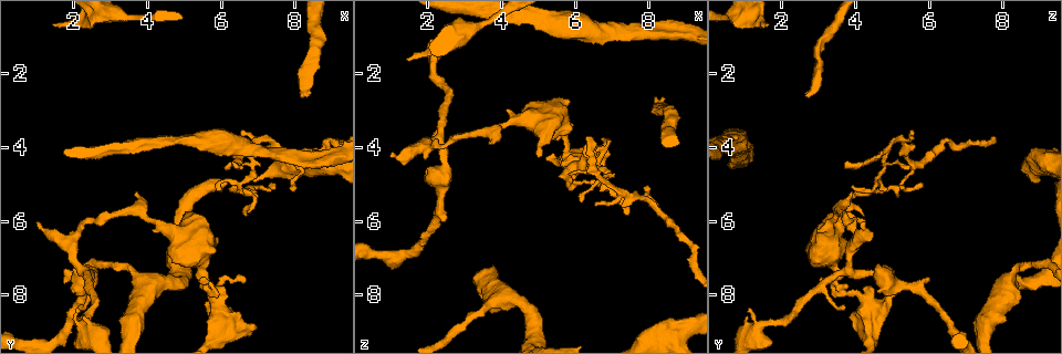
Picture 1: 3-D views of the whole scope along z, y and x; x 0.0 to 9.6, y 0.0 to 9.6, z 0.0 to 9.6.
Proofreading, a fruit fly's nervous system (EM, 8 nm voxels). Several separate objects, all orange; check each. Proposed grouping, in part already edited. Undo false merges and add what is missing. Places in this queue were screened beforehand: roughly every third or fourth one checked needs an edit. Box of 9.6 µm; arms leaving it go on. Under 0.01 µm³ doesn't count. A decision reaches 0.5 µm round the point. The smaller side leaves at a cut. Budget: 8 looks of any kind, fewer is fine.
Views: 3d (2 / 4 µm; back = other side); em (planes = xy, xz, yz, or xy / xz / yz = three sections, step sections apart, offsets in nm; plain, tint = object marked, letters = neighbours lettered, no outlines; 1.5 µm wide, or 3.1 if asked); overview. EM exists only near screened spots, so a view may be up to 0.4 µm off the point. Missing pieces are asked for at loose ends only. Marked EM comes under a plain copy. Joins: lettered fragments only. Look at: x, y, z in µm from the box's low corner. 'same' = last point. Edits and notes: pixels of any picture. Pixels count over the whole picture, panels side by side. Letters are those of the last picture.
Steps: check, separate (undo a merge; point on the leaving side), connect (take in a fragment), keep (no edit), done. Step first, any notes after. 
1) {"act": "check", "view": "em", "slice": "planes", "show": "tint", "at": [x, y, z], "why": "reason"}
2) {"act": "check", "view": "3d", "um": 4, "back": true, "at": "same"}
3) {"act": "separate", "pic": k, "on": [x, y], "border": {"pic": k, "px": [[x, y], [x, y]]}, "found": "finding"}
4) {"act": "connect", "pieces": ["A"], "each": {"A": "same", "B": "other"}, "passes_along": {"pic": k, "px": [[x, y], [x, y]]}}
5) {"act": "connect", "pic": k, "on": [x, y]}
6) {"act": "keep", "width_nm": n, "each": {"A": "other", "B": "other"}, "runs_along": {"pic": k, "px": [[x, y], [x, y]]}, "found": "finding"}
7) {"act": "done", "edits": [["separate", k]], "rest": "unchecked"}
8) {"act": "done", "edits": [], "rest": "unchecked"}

{"act": "check", "view": "3d", "um": 4, "back": true, "at": [6.75, 3.95, 4.85], "why": "branch point"}

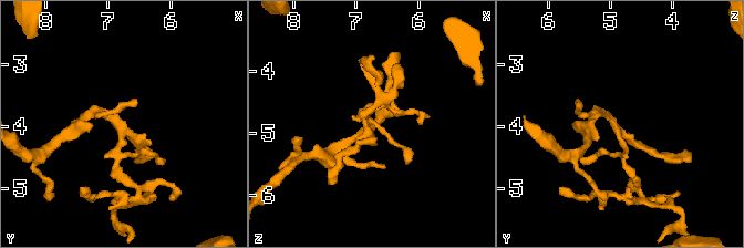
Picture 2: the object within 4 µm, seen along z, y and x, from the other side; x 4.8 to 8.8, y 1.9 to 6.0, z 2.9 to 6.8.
{"act": "check", "view": "em", "slice": "planes", "show": "tint", "at": [6.75, 4.00, 4.90], "why": "need the tissue"}

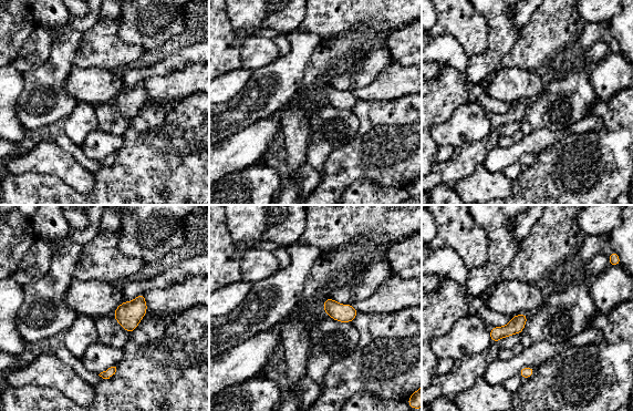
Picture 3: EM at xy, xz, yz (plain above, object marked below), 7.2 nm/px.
{"act": "check", "view": "em", "slice": "planes", "show": "letters", "at": "same", "why": "what lies round it"}

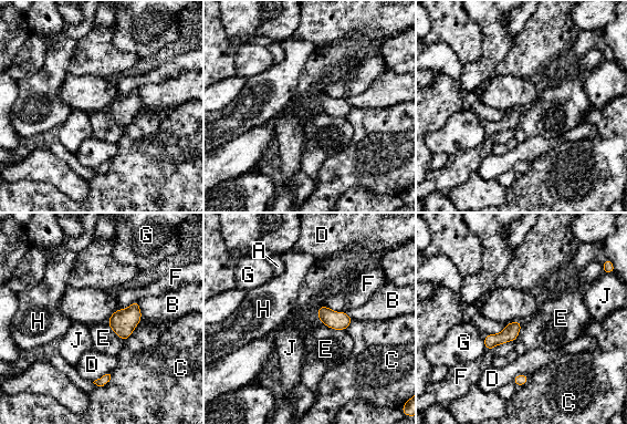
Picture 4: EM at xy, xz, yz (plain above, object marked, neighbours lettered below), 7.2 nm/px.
{"act": "keep", "each": {"A": "other", "B": "other", "C": "other", "D": "other", "E": "other", "F": "other", "G": "other", "H": "other", "J": "other"}, "border": {"pic": 4, "px": [[513, 340], [499, 343], [486, 350]]}, "found": "all the same neuron"}

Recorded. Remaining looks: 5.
{"act": "check", "view": "em", "slice": "yz", "step": 8, "show": "tint", "at": [6.65, 5.90, 4.25], "why": "thin end"}

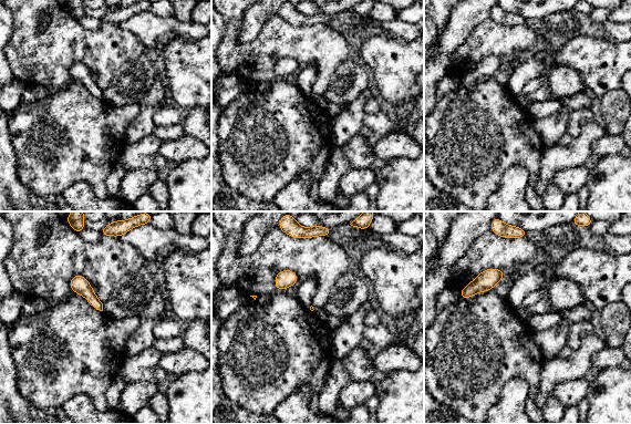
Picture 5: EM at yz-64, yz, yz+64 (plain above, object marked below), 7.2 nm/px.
{"act": "check", "view": "em", "slice": "planes", "show": "letters", "at": "same"}

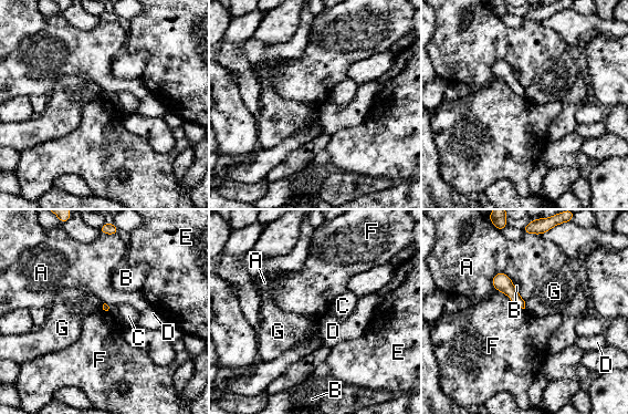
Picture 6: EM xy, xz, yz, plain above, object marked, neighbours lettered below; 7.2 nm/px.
{"act": "keep", "longest_contact_nm": ["F", 260], "each": {"A": "other", "B": "other", "C": "other", "D": "other", "E": "other", "F": "other", "G": "other"}, "border": {"pic": 6, "px": [[495, 290], [502, 291], [524, 309]]}, "found": "no lettered fragment goes on from it"}

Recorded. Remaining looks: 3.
{"act": "check", "view": "em", "slice": "planes", "show": "letters", "at": [8.50, 2.50, 2.65]}

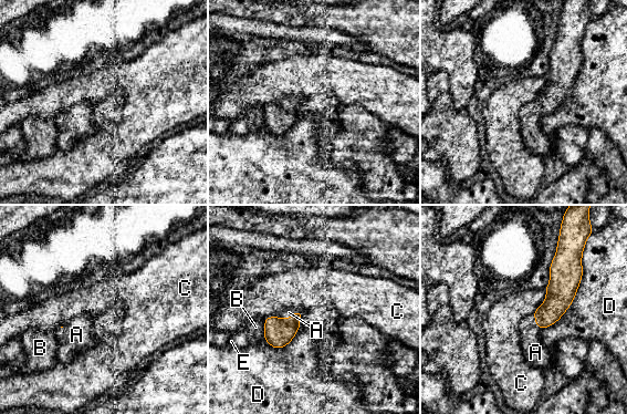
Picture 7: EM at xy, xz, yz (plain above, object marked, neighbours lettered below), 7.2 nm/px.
{"act": "connect", "pieces": ["A"], "longest_contact_nm": ["D", 550], "each": {"A": "same", "B": "other", "C": "other", "D": "other", "E": "other"}, "found": "the neuron continues"}

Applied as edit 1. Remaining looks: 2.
{"act": "done", "edits": [["connect", 7]], "rest": "unchecked"}

